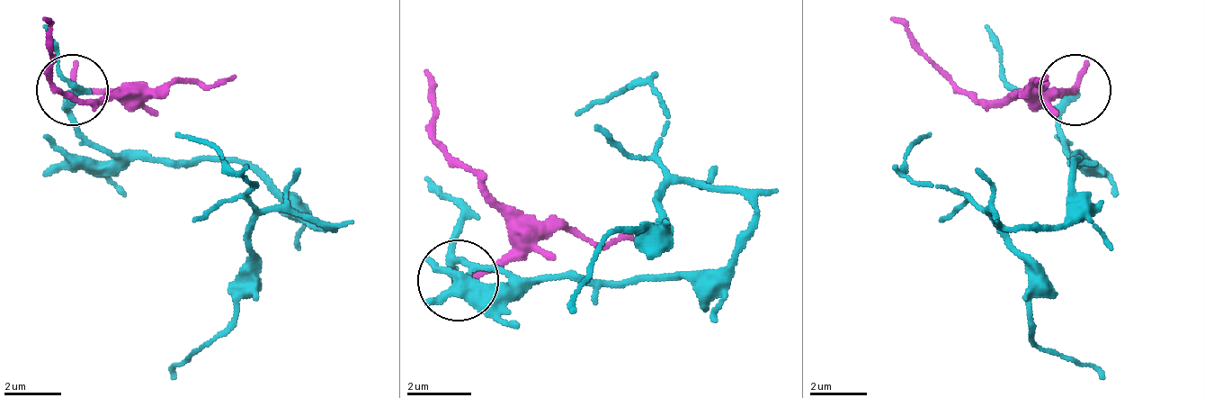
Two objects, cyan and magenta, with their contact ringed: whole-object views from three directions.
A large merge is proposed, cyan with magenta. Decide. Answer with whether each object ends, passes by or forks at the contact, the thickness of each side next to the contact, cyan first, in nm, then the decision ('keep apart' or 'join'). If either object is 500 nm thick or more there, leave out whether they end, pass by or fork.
cyan passes by; magenta ends there; 200 nm thick on the cyan side, 260 nm on the other; join

